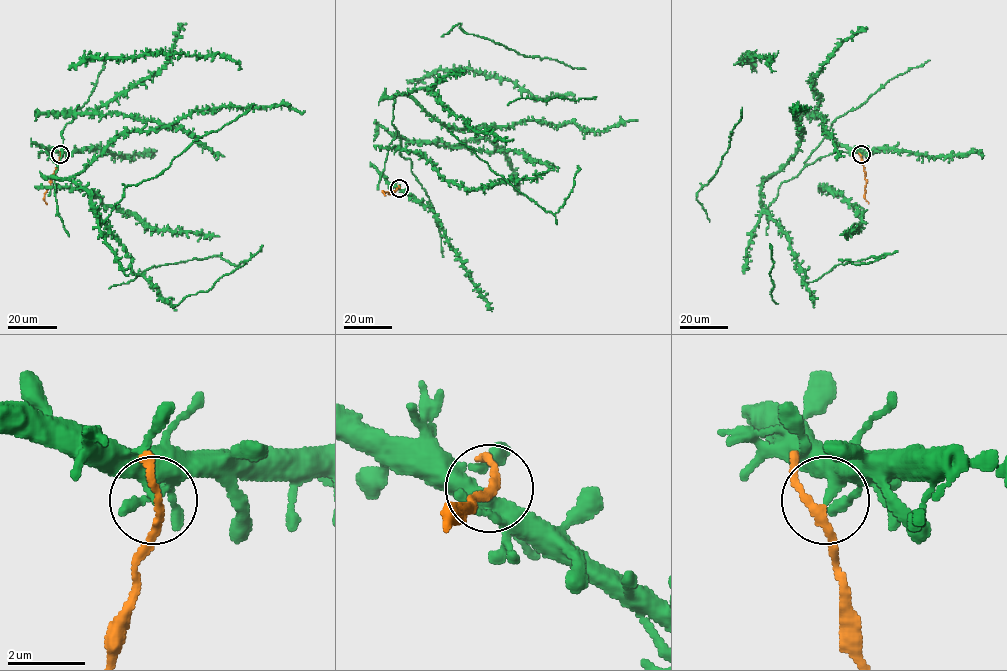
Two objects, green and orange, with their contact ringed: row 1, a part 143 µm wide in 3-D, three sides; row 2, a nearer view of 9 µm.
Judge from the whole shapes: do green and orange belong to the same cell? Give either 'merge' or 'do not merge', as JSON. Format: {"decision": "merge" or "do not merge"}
{"decision": "do not merge"}

